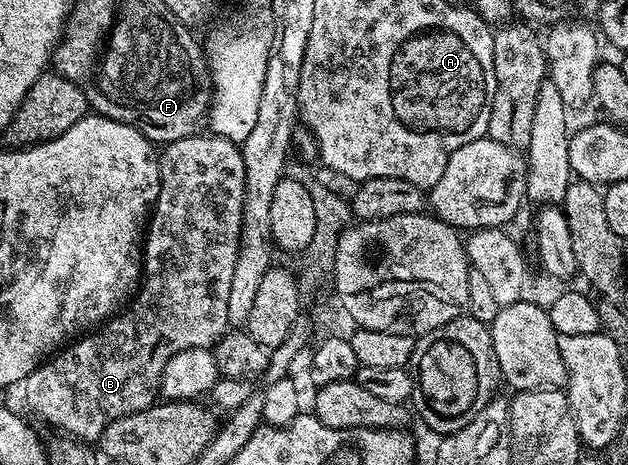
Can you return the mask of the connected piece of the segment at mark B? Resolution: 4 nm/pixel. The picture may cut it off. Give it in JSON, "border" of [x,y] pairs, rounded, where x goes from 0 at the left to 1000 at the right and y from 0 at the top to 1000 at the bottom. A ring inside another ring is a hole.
{"border":[[[312,290],[264,305],[253,340],[253,424],[237,467],[237,490],[231,501],[228,538],[228,585],[225,611],[212,645],[188,677],[175,684],[162,703],[153,705],[143,720],[127,723],[115,731],[99,755],[80,766],[67,785],[57,789],[43,817],[35,822],[33,839],[43,852],[43,871],[68,905],[76,905],[96,933],[121,942],[134,953],[156,951],[158,938],[186,901],[199,892],[212,892],[218,884],[231,884],[248,869],[256,845],[256,822],[263,789],[275,763],[296,751],[336,751],[342,735],[363,714],[361,680],[365,677],[365,617],[371,617],[371,578],[377,574],[381,516],[387,480],[387,422],[390,419],[390,342],[385,318],[376,305],[341,290]]]}

